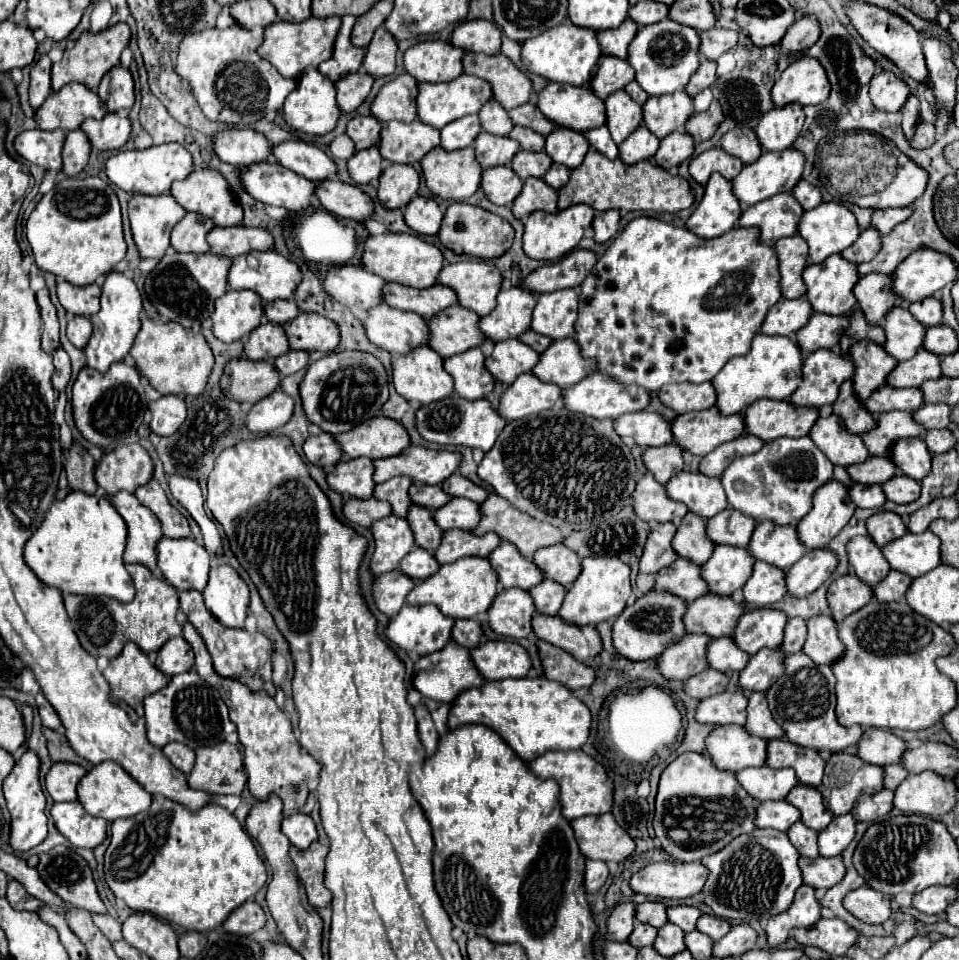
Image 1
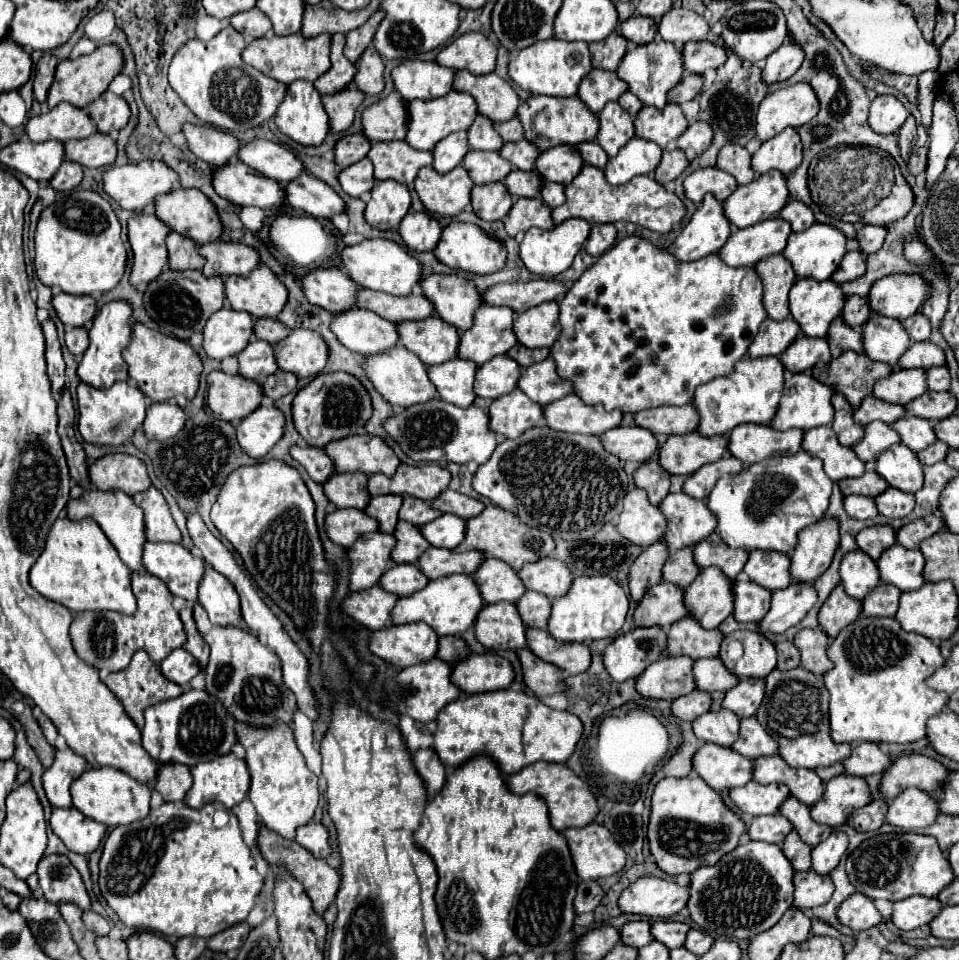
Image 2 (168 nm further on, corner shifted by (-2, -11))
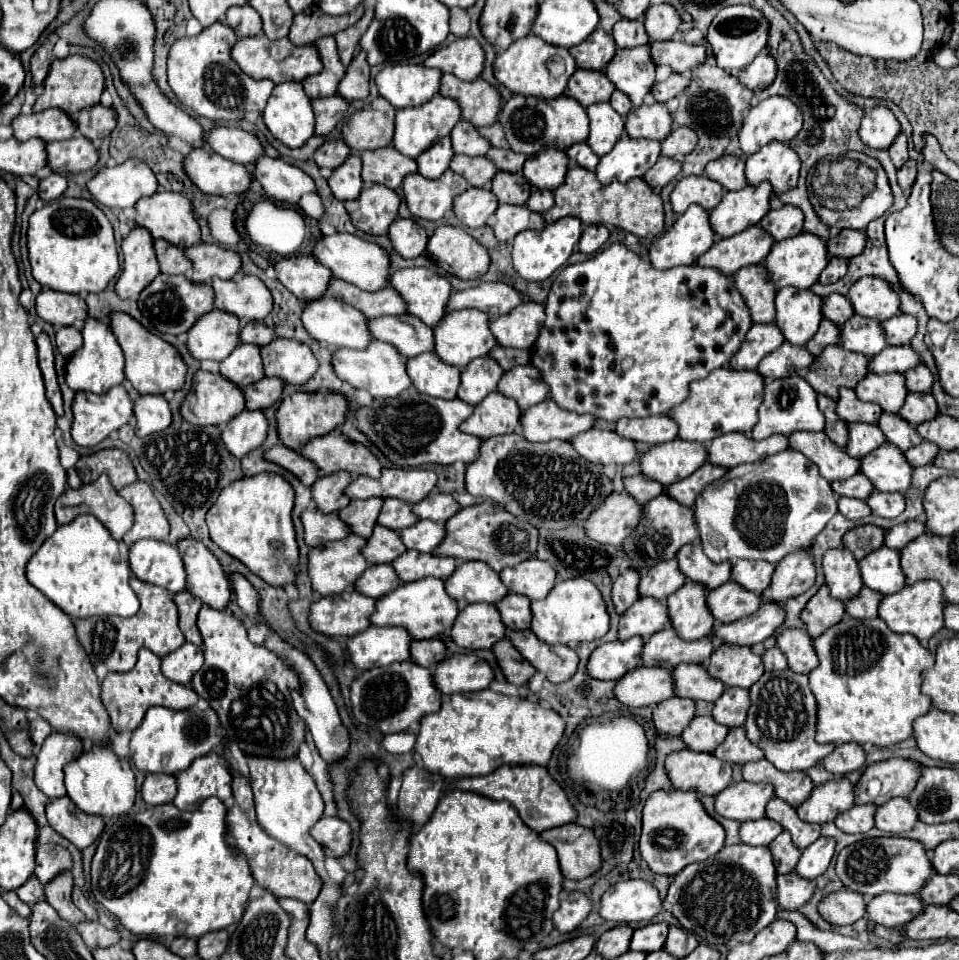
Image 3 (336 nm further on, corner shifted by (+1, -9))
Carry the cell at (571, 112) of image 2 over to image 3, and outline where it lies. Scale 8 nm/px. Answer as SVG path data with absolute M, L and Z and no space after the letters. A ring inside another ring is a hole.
M515 94L501 106L497 122L505 130L509 148L513 152L527 154L527 156L533 156L543 148L567 150L577 142L585 142L589 134L589 118L585 108L569 96L547 100L547 98L525 98Z

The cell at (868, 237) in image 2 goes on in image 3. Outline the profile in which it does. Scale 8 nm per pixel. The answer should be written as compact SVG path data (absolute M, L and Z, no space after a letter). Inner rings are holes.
M841 230L835 238L827 240L827 254L849 260L863 252L865 240L867 236L861 230Z

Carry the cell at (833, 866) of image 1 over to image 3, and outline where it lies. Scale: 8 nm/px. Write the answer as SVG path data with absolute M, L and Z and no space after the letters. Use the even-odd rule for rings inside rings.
M795 872L777 876L777 906L785 910L801 908L815 892L815 882L797 878Z

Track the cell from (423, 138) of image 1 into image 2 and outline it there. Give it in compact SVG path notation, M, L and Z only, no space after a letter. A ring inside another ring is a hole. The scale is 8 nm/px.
M404 140L396 142L374 142L368 158L374 164L376 180L392 178L400 184L410 186L420 168L432 164L432 152L412 150L412 146Z

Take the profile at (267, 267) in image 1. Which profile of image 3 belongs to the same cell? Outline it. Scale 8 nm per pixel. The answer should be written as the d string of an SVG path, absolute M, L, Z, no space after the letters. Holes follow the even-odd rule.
M239 272L229 280L213 278L211 288L215 292L215 308L233 314L239 320L261 322L273 308L273 298L257 276Z

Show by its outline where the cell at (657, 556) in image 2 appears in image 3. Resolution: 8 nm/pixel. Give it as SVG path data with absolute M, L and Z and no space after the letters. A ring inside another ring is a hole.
M627 568L619 578L617 582L613 584L611 588L611 600L613 600L613 606L617 610L617 614L623 614L637 598L637 582L639 582L639 574L631 568Z

